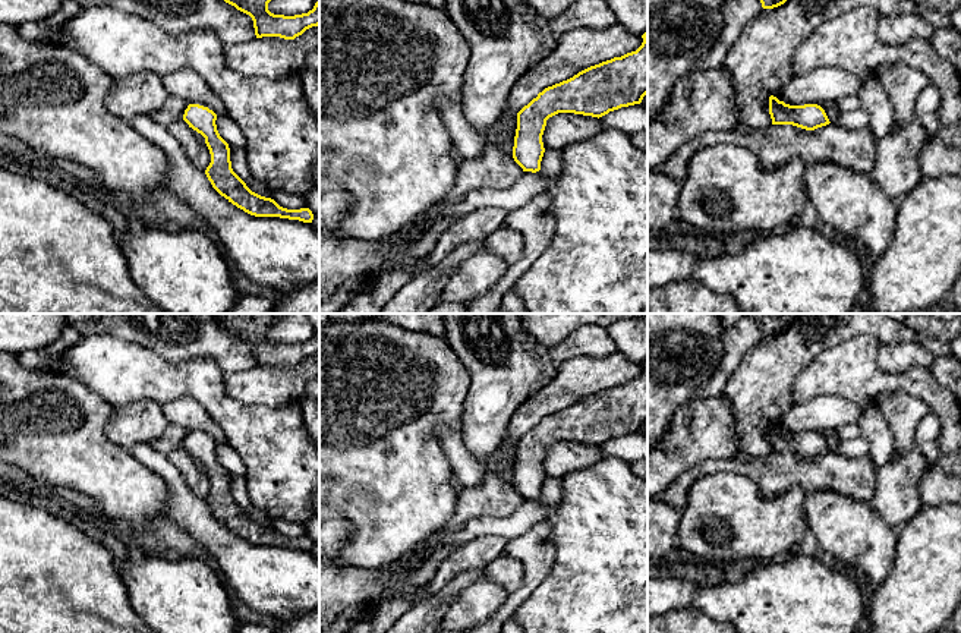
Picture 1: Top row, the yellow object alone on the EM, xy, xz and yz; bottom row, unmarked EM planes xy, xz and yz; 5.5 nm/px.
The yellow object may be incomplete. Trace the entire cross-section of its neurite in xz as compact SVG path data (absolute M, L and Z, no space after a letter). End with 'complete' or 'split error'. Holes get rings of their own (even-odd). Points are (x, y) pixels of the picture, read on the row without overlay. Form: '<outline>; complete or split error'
M648 360L642 366L636 380L590 394L545 416L517 441L513 486L523 500L541 498L545 481L542 463L549 445L574 441L599 447L642 431L648 422Z; complete

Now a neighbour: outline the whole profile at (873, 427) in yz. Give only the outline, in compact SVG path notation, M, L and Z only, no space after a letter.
M875 406L864 409L858 421L860 437L869 443L869 456L879 469L895 456L895 438L882 412Z

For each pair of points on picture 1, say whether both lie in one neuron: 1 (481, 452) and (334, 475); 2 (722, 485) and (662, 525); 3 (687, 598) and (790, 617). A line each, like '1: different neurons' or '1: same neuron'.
1: different neurons
2: different neurons
3: same neuron

